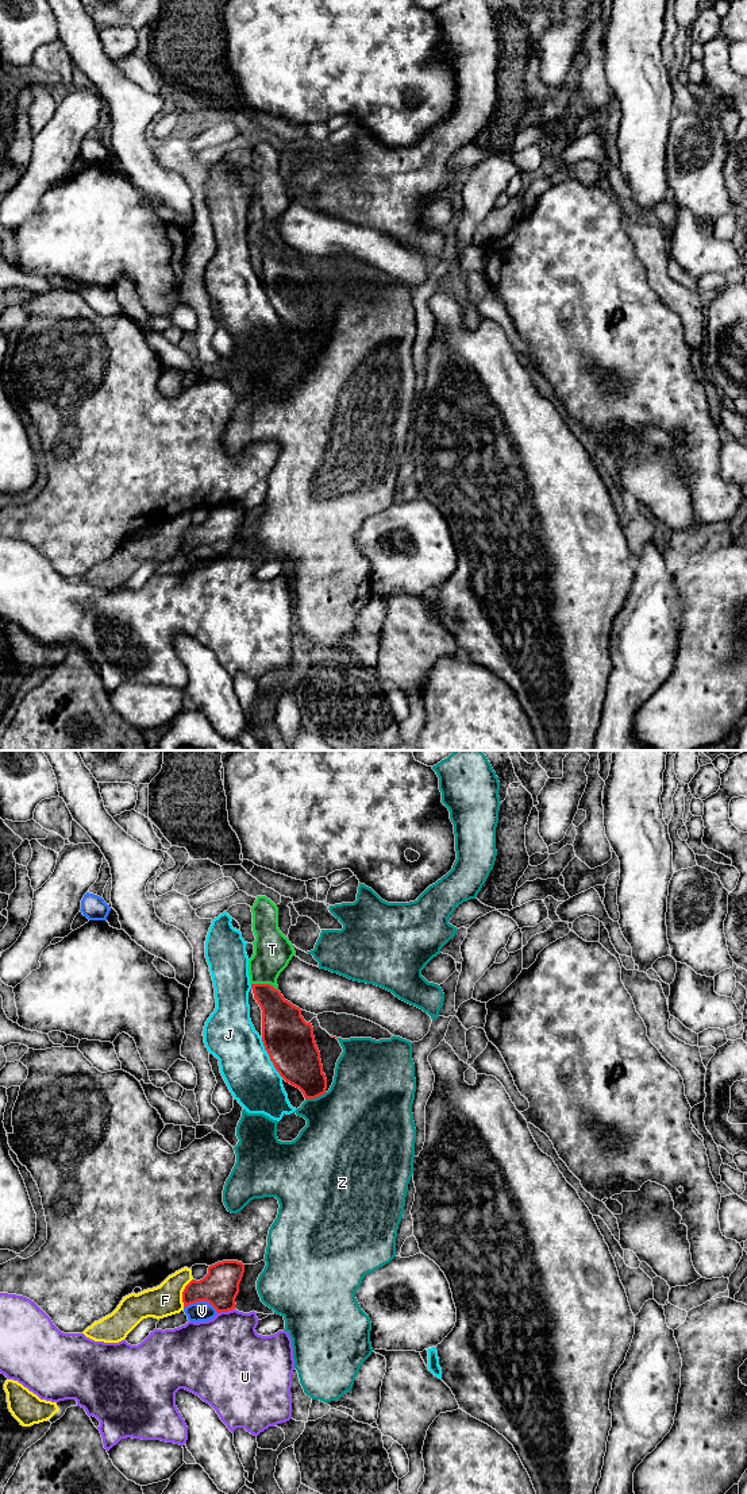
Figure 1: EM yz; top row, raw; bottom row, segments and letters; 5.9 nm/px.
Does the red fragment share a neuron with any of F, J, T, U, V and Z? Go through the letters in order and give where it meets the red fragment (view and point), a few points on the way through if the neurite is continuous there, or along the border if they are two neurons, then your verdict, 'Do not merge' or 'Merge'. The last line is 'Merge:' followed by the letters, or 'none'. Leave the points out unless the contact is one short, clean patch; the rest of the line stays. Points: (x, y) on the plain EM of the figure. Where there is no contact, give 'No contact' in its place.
F: Touches red at yz (183, 537). Do not merge
J: Touches red at yz (270, 302). Do not merge
T: Touches red at yz (265, 228). Path across: yz (281, 265), (265, 235), (265, 228), (265, 209), (272, 193). Merge
U: Touches red at yz (226, 555). Do not merge
V: Touches red at yz (201, 544). Do not merge
Z: Touches red at yz (315, 342). Do not merge
Merge: T

